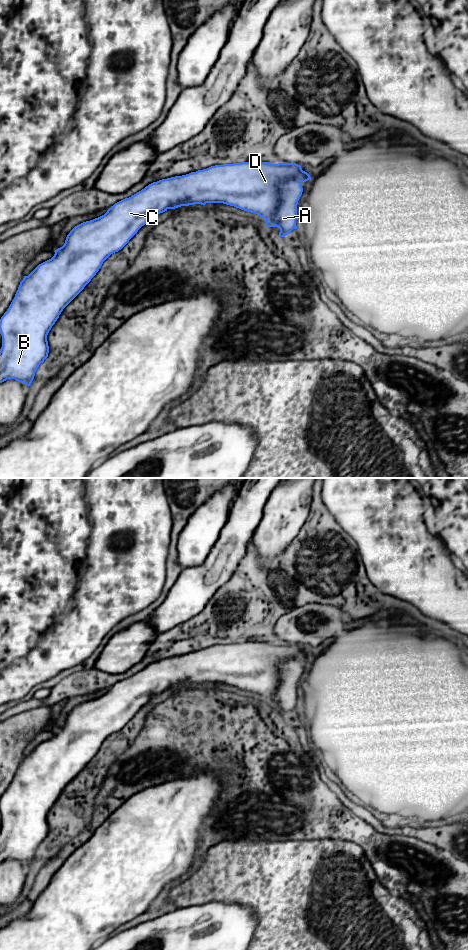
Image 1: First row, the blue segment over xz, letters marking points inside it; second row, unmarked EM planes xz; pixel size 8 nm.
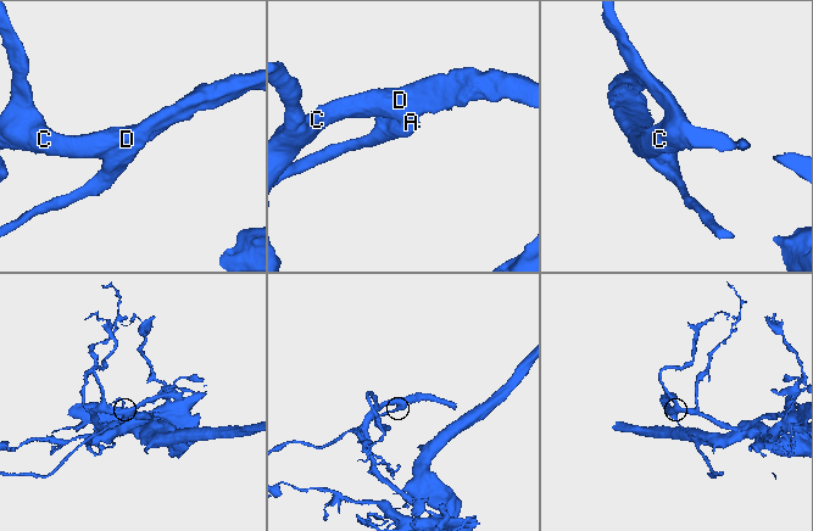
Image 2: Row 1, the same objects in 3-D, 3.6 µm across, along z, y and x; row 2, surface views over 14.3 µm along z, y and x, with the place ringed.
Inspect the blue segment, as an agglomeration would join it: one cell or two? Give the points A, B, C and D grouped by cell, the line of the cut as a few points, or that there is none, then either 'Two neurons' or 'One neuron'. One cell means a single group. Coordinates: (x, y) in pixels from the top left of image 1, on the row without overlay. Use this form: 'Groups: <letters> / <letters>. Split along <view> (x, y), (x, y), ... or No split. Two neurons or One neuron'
Groups: A / B C D. Split along xz (299, 660), (288, 659), (279, 665), (279, 684), (265, 699). Two neurons

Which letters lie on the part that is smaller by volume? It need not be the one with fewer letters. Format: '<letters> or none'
A

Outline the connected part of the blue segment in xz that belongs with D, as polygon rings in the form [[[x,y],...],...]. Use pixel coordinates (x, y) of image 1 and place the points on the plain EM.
[[[249,641],[215,645],[186,655],[153,662],[131,677],[115,683],[104,695],[75,706],[67,715],[64,725],[54,731],[55,734],[51,739],[39,744],[28,756],[24,756],[9,788],[0,799],[0,814],[2,816],[2,827],[0,829],[0,863],[7,859],[15,859],[28,867],[31,865],[37,848],[48,837],[49,826],[47,815],[63,789],[91,761],[101,748],[103,742],[111,734],[121,730],[153,696],[163,693],[168,689],[175,689],[181,686],[223,683],[255,693],[263,699],[266,699],[274,694],[279,685],[279,665],[290,659],[306,662],[311,659],[311,657],[296,643],[283,642],[271,644],[262,641]]]

